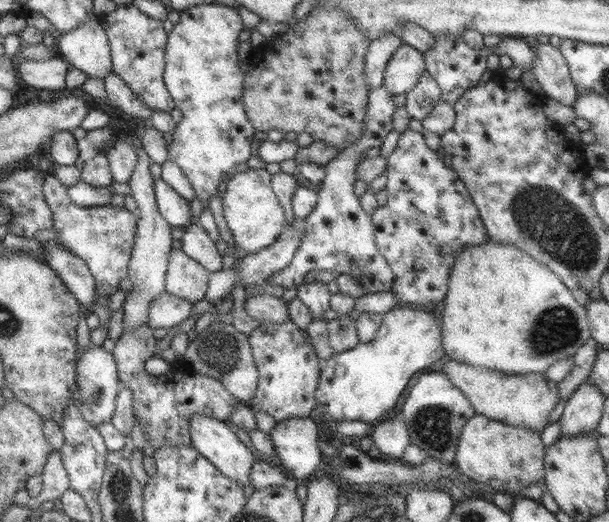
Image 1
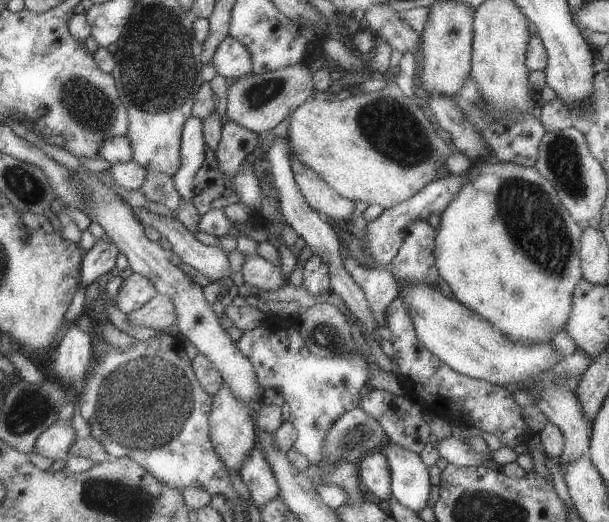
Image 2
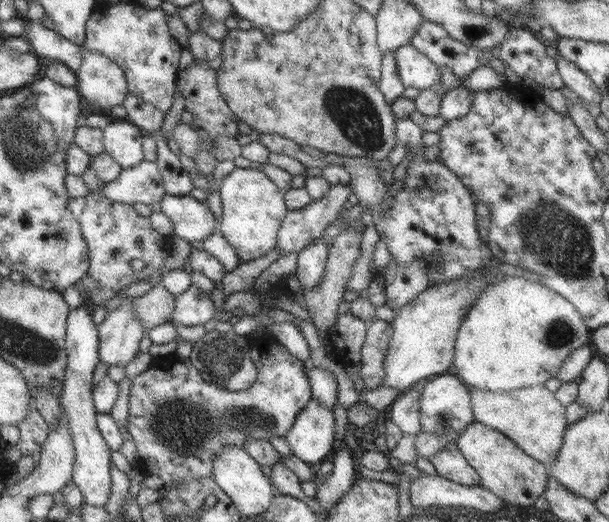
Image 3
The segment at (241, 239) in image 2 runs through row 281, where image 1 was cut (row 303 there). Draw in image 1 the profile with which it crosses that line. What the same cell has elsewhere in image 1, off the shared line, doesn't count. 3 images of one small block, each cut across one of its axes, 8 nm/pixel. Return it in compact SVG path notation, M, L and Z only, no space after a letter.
M264 291L248 296L245 301L245 312L260 323L282 323L290 317L288 302Z

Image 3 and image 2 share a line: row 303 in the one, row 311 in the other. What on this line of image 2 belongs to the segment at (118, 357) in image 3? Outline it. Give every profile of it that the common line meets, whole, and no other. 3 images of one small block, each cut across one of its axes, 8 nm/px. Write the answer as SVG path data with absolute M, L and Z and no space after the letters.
M132 273L124 279L114 304L124 314L130 314L142 308L151 298L157 295L151 280L138 273Z

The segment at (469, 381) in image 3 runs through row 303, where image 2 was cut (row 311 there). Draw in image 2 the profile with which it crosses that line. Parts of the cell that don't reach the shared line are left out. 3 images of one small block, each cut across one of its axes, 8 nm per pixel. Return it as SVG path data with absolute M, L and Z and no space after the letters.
M495 158L488 160L488 162L478 162L472 168L472 172L468 174L468 178L462 184L460 192L456 193L456 200L452 200L448 205L448 210L442 212L439 227L435 231L435 265L441 278L450 286L456 300L471 308L476 314L482 316L484 320L488 320L492 324L492 328L500 330L510 340L522 342L522 344L527 344L528 346L536 344L536 342L552 342L553 337L564 330L564 326L566 326L572 312L574 290L576 290L578 282L583 277L580 258L582 229L579 224L576 224L576 221L572 220L572 216L568 214L568 210L560 202L554 186L546 178L542 178L542 174L535 167L502 162Z

